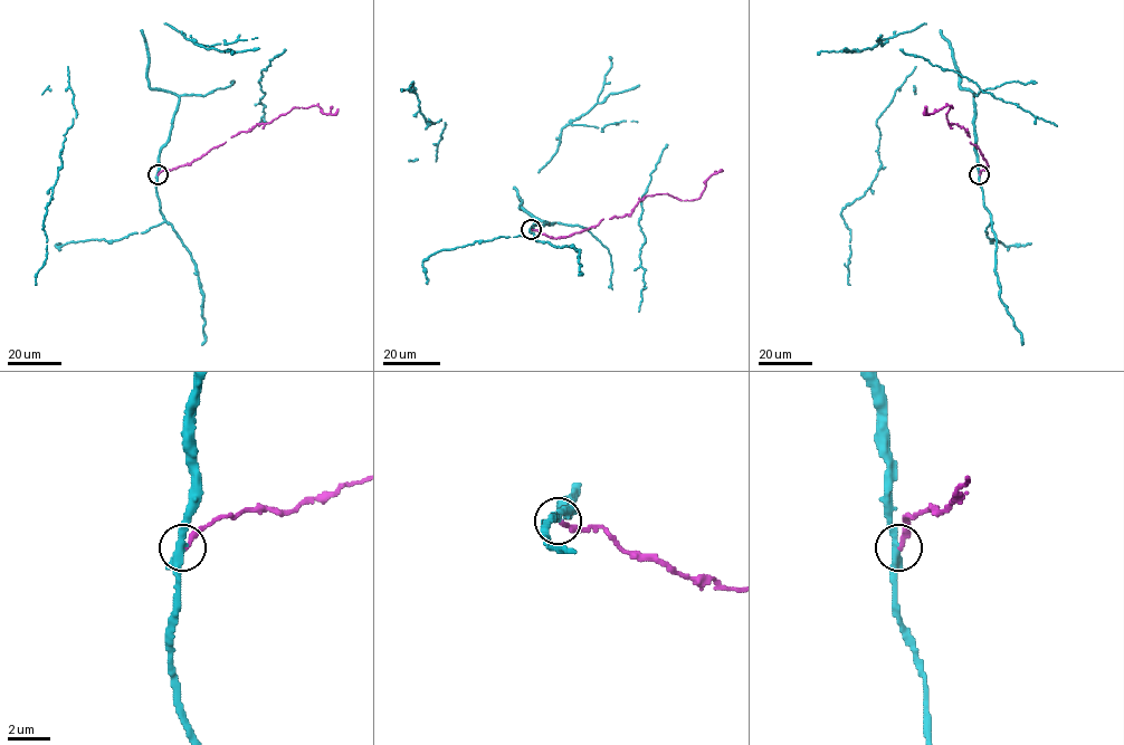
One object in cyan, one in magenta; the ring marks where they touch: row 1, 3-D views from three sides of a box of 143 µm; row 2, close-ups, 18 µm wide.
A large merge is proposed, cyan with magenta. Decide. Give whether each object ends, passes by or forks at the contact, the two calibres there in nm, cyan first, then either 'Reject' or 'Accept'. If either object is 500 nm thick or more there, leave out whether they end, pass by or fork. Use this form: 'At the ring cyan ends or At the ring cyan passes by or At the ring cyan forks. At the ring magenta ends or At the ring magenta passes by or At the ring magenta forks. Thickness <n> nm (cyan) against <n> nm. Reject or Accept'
At the ring cyan passes by. At the ring magenta ends. Thickness 380 nm (cyan) against 240 nm. Reject

